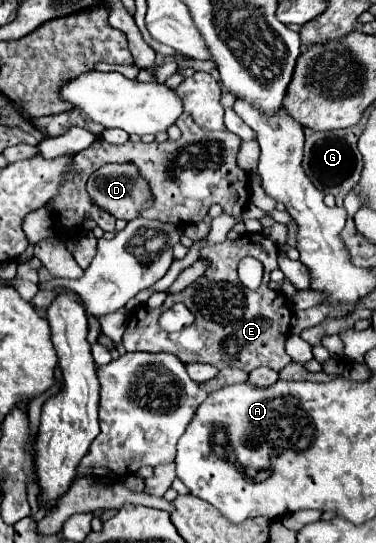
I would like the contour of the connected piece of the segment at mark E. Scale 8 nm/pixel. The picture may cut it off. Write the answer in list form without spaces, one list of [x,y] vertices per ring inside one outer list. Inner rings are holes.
[[[247,234],[233,242],[227,240],[221,244],[203,244],[199,250],[199,258],[209,260],[205,274],[187,290],[169,294],[163,306],[153,308],[165,310],[181,302],[195,314],[195,324],[191,324],[187,332],[169,334],[159,326],[161,312],[149,312],[149,306],[139,306],[129,314],[129,324],[121,338],[123,346],[127,348],[127,352],[169,352],[175,354],[183,364],[205,362],[219,370],[227,366],[235,366],[245,372],[251,372],[259,366],[281,370],[291,362],[289,354],[285,352],[285,340],[291,332],[293,310],[285,294],[273,292],[267,286],[269,274],[277,268],[277,256],[277,246],[265,234]],[[245,256],[253,256],[263,264],[263,280],[255,292],[243,288],[237,278],[237,264]]]

